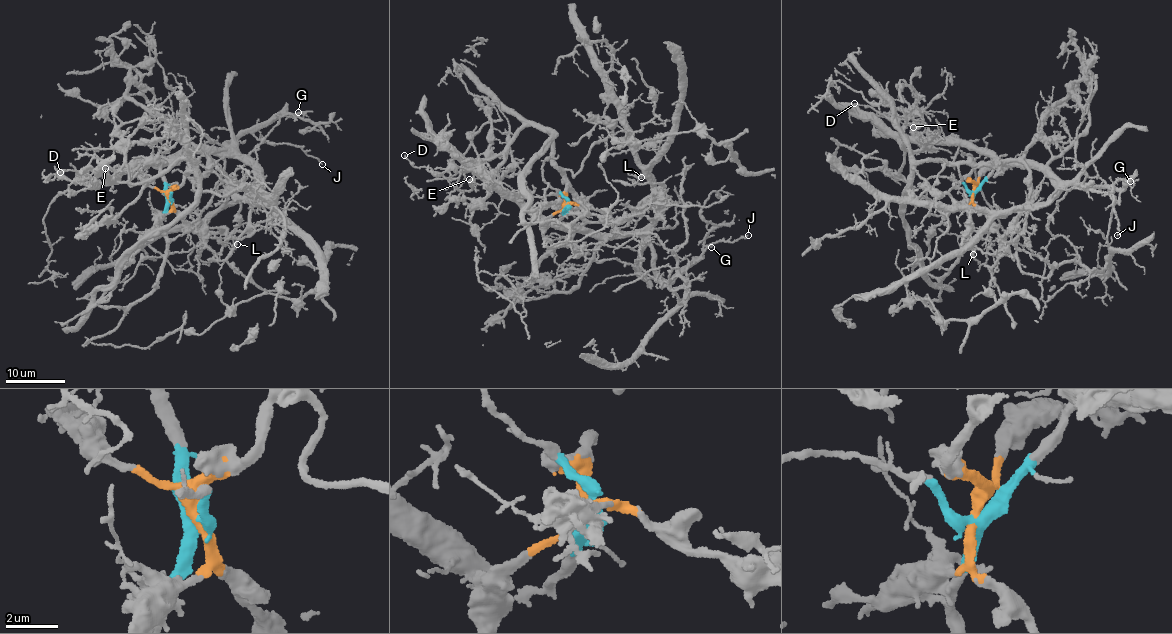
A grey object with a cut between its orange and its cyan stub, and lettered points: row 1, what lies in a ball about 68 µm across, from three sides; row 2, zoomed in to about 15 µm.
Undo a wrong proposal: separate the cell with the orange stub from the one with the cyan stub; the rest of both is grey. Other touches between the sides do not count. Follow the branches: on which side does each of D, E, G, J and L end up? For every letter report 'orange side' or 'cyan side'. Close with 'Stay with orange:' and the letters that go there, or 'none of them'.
D: cyan side
E: cyan side
G: cyan side
J: cyan side
L: cyan side
Stay with orange: none of them

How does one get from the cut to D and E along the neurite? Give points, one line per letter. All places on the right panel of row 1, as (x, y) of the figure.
D: (974, 189), (995, 167), (993, 159), (963, 145), (911, 140), (899, 127), (905, 112), (889, 118), (854, 103)
E: (974, 189), (995, 167), (993, 159), (963, 145), (921, 140), (913, 126)

